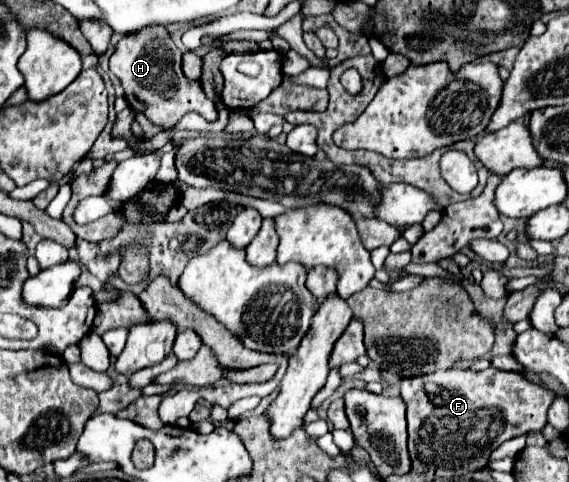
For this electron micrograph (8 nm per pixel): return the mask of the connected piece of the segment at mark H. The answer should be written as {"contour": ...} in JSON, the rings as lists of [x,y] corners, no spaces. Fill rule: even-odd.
{"contour":[[[146,27],[144,31],[136,31],[136,35],[126,35],[124,39],[120,39],[114,55],[110,57],[110,71],[120,79],[128,105],[136,113],[146,115],[148,121],[154,123],[156,127],[170,129],[174,123],[178,123],[178,117],[182,117],[188,111],[198,111],[198,113],[202,113],[210,121],[214,121],[216,115],[218,115],[216,113],[216,103],[206,97],[202,81],[200,79],[192,81],[192,79],[188,79],[184,75],[184,71],[182,71],[182,53],[174,45],[174,41],[170,39],[170,33],[164,27]],[[178,79],[186,79],[186,81],[178,87]]]}

